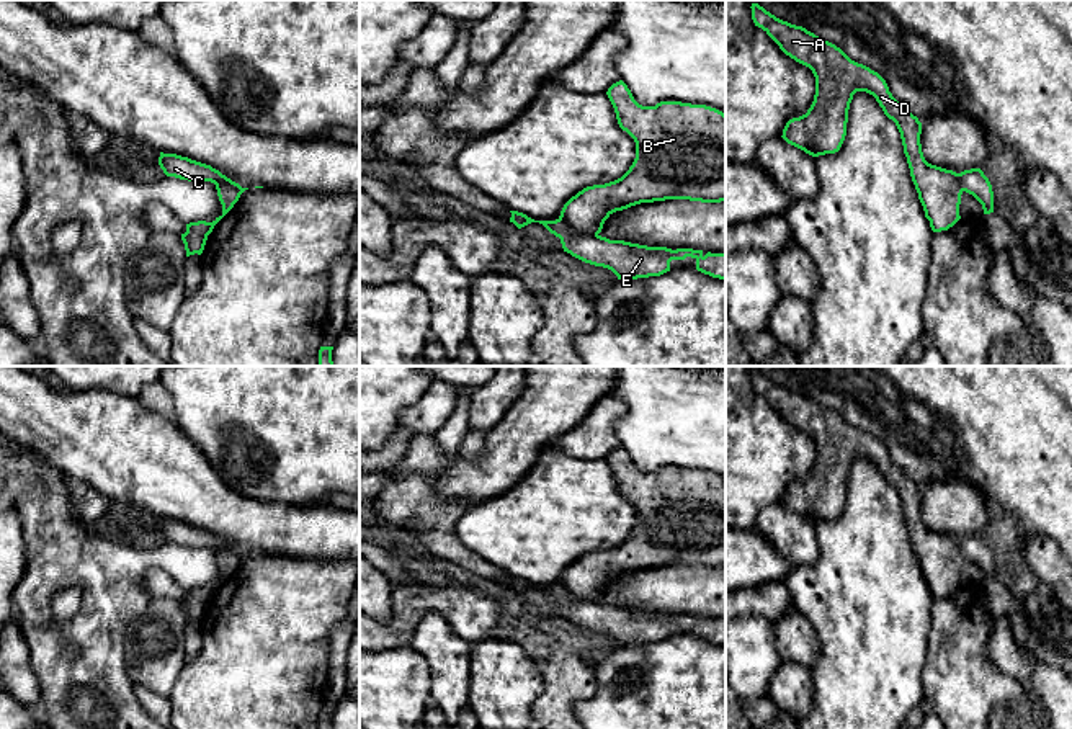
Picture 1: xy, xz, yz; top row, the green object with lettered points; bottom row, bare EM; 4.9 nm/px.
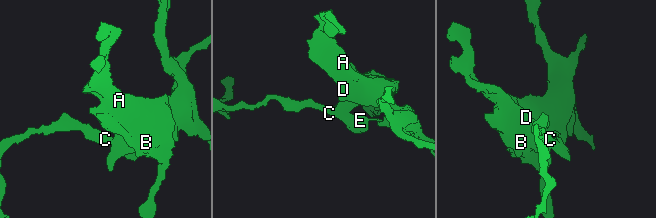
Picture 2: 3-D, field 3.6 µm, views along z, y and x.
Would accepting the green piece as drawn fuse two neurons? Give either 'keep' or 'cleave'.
keep

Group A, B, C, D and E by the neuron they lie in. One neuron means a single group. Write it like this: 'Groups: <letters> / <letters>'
Groups: A B C D E

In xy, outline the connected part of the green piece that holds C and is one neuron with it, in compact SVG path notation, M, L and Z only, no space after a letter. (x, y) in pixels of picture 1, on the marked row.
M160 152L159 165L167 177L175 177L188 181L211 181L216 185L217 196L222 204L222 214L216 217L212 222L190 222L186 224L186 232L181 234L186 257L194 253L201 255L208 235L212 232L214 226L234 208L240 195L248 188L242 188L239 183L232 181L211 165L176 154Z

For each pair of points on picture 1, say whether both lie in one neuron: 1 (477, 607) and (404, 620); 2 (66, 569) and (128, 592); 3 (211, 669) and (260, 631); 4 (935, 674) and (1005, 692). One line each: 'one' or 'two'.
1: one
2: one
3: one
4: one

